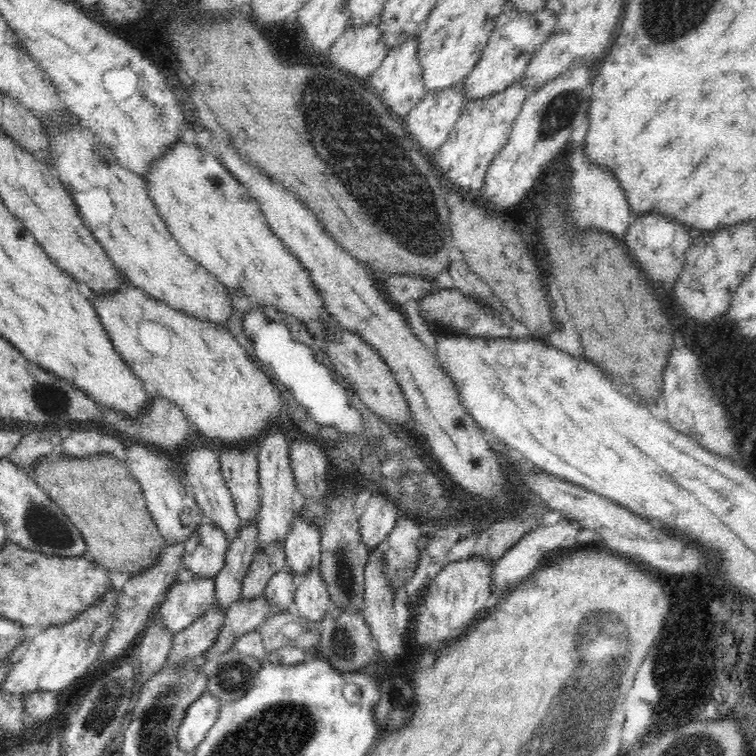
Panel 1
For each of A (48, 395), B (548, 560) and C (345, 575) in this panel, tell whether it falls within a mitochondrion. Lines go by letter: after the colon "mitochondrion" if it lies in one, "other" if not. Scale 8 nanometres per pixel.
A: mitochondrion
B: other
C: mitochondrion

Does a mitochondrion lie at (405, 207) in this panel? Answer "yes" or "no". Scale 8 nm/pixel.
yes

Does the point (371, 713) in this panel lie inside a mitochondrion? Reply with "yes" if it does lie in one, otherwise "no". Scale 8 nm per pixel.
no

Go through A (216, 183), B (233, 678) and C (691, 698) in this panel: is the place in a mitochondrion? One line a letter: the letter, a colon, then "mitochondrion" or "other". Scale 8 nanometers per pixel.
A: mitochondrion
B: mitochondrion
C: other

